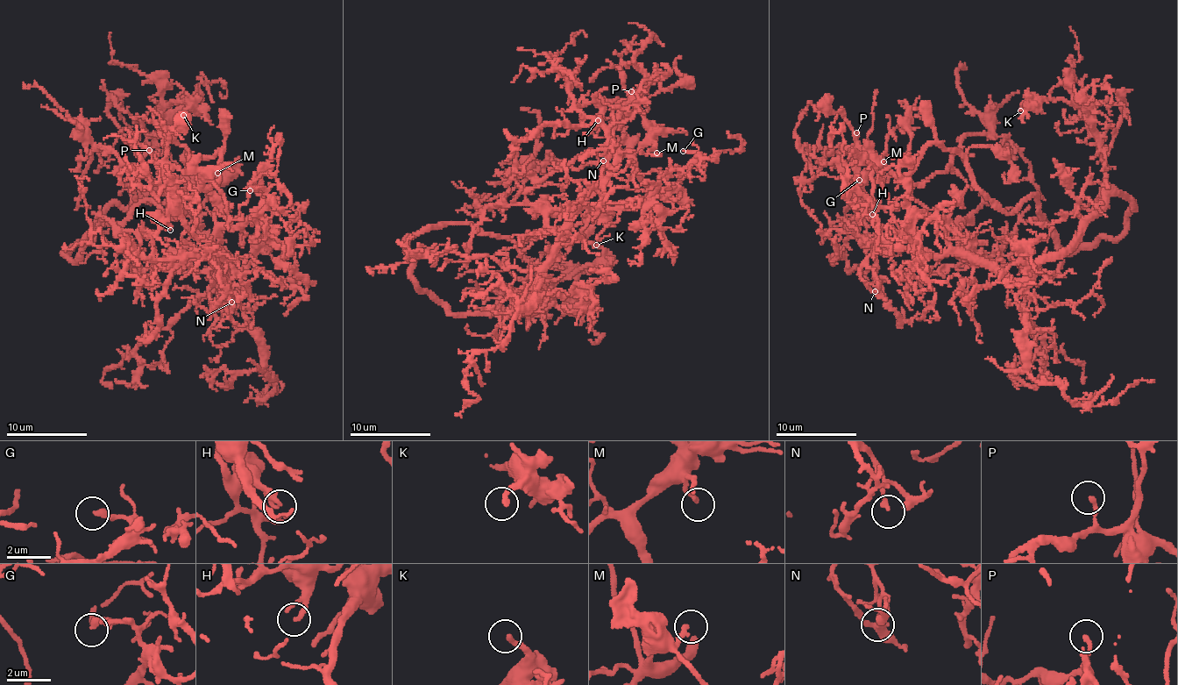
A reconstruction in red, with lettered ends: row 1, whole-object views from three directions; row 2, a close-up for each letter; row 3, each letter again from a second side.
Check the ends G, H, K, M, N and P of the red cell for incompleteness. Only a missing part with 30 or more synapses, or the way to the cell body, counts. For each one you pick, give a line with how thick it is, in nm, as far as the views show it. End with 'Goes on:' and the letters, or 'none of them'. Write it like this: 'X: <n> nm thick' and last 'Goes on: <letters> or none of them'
K: 260 nm thick
Goes on: K

